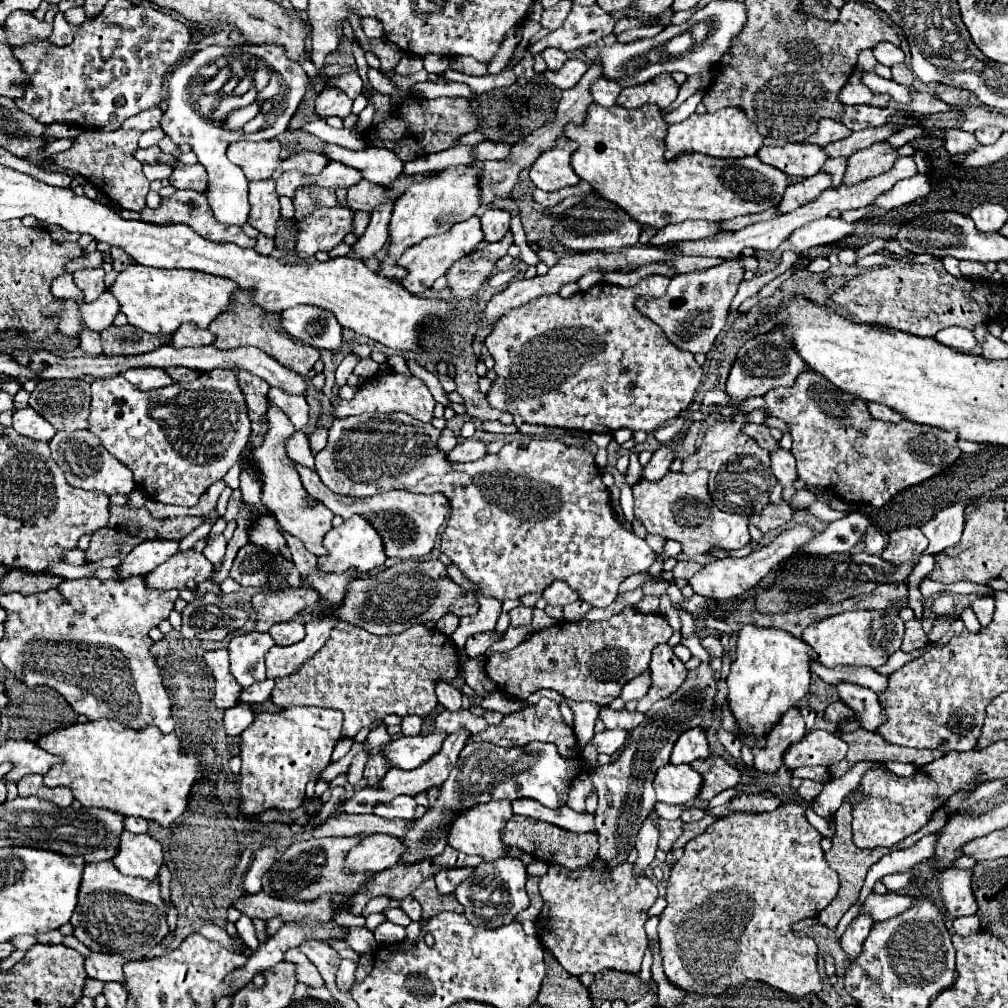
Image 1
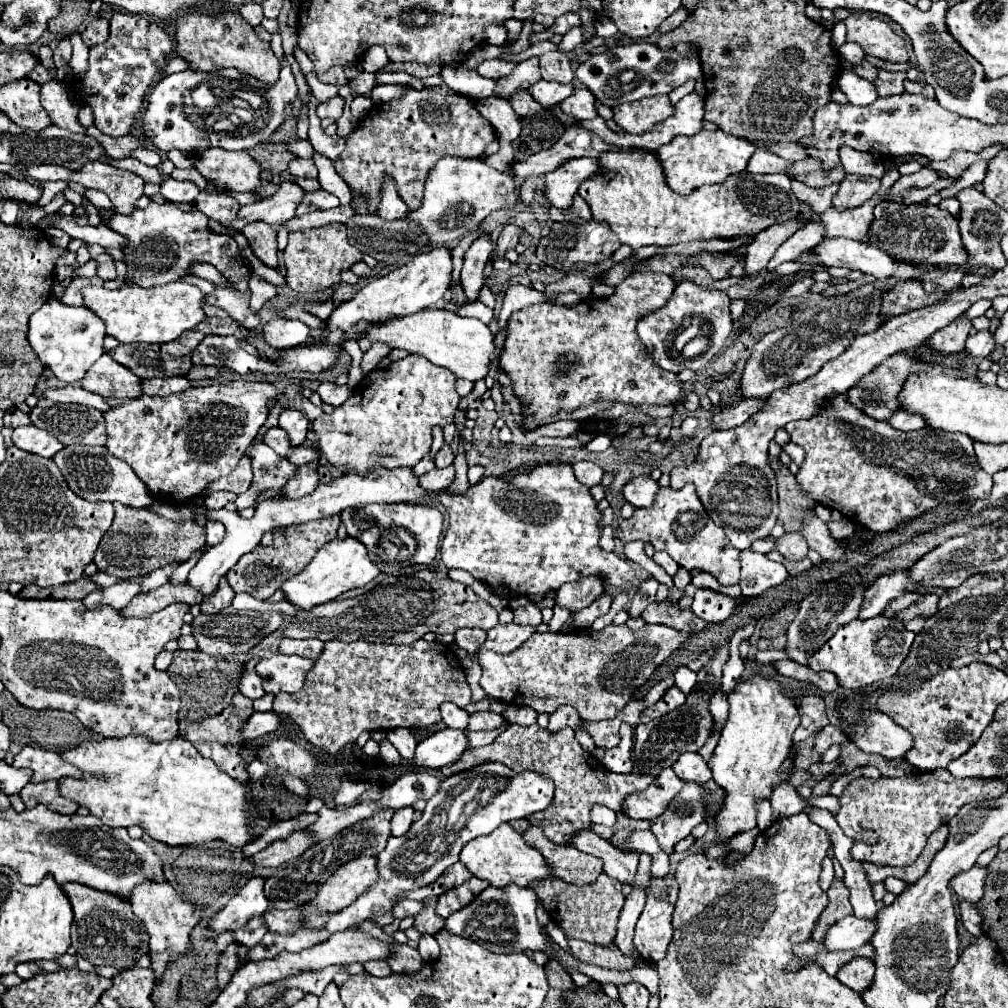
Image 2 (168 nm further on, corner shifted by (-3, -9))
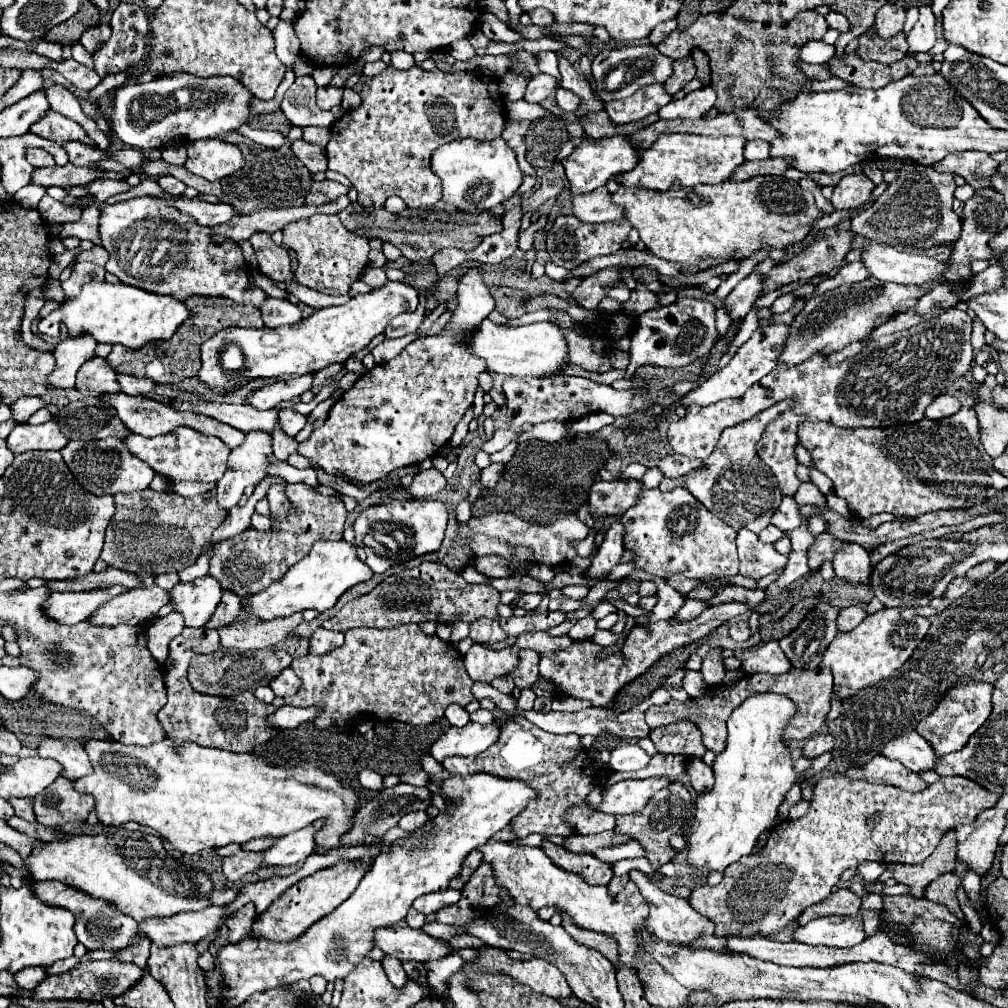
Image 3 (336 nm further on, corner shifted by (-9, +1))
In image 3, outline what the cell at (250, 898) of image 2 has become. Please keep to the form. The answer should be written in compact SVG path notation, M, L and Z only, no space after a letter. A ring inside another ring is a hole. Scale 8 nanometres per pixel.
M211 905L197 913L179 913L167 919L145 919L137 927L137 935L131 937L129 945L137 945L141 937L147 937L153 945L167 947L175 943L197 943L203 937L217 931L225 907Z

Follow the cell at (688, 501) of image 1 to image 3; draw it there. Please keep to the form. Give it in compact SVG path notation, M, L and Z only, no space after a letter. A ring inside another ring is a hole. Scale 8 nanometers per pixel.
M677 487L669 493L663 493L659 489L649 489L645 493L639 493L637 503L623 513L623 525L627 529L625 533L625 549L633 553L631 563L635 569L641 569L653 577L667 579L675 573L691 579L707 579L707 577L731 577L739 573L739 557L737 557L737 547L735 547L735 537L737 531L729 527L727 523L719 521L713 513L709 513L687 489Z

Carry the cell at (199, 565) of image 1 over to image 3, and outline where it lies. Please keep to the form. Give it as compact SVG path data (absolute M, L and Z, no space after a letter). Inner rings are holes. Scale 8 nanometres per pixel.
M143 587L143 589L129 589L111 601L103 603L91 617L91 625L141 625L149 619L155 619L157 611L169 603L169 593L161 587Z

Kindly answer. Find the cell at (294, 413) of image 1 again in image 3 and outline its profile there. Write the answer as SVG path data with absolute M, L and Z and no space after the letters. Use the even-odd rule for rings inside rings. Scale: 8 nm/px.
M281 409L279 411L279 425L281 425L281 431L289 437L295 437L307 423L307 417L297 413L295 409Z

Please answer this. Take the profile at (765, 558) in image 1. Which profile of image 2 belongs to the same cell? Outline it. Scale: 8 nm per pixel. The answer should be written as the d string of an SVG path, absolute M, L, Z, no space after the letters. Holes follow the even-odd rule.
M701 587L701 589L697 589L697 593L693 597L691 609L697 617L705 619L707 623L719 623L719 621L727 619L741 605L739 601L741 601L741 597L729 597L715 589Z

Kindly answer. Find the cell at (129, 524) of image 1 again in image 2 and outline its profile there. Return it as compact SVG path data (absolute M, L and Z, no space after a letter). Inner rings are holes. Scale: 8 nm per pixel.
M117 503L115 505L115 521L113 521L111 529L103 535L93 561L95 561L99 571L103 571L107 575L113 575L113 577L127 579L127 577L147 575L153 569L163 567L171 561L183 563L191 557L193 551L197 551L201 547L205 547L205 529L199 527L195 521L173 523L173 521L157 517L155 513L151 513L147 509L131 509L131 507L125 507L121 503ZM113 537L125 539L127 545L123 545L123 547L131 549L131 551L111 549L111 547L115 547L115 545L111 545Z

